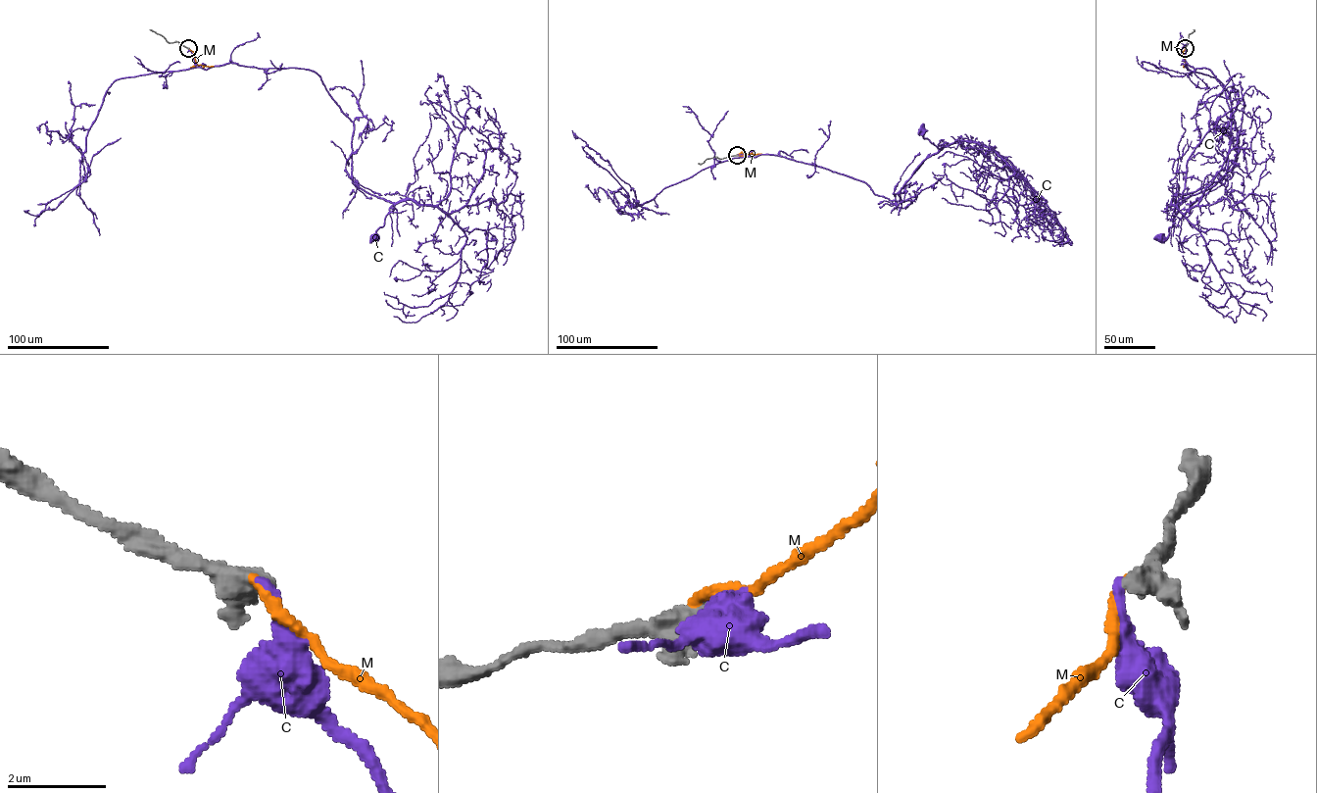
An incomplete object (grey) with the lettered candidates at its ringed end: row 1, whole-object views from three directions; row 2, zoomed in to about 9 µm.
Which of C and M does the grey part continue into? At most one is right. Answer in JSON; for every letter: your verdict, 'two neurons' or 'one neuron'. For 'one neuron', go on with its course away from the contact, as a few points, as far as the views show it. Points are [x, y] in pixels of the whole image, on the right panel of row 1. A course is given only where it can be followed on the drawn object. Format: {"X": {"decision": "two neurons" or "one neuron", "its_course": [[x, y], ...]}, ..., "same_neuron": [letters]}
{"C": {"decision": "two neurons"}, "M": {"decision": "one neuron", "its_course": [[1185, 48], [1184, 66]]}, "same_neuron": ["M"]}

